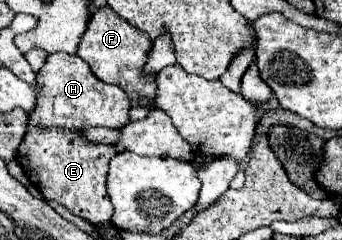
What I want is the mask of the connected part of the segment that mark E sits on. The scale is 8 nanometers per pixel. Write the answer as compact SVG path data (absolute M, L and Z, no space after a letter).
M34 126L28 128L18 148L18 162L24 166L30 182L36 184L48 200L62 204L72 214L92 224L106 224L112 216L112 202L106 194L108 162L116 154L118 152L110 144L86 142L86 138L82 138L82 130Z

